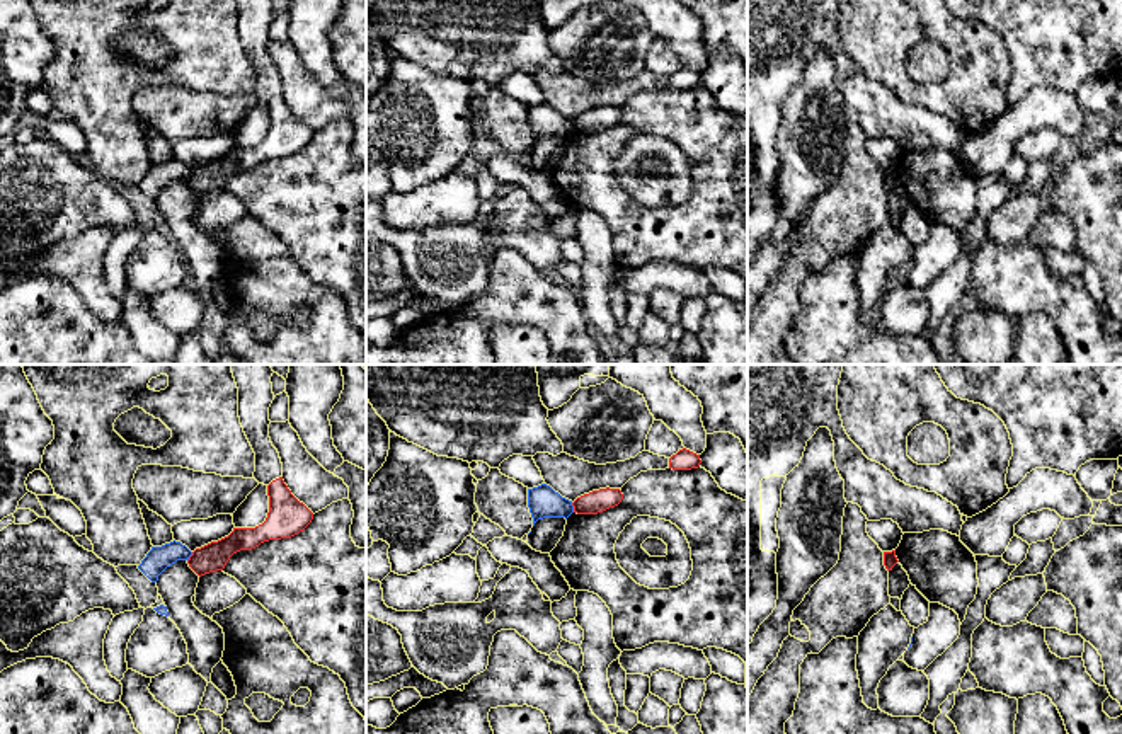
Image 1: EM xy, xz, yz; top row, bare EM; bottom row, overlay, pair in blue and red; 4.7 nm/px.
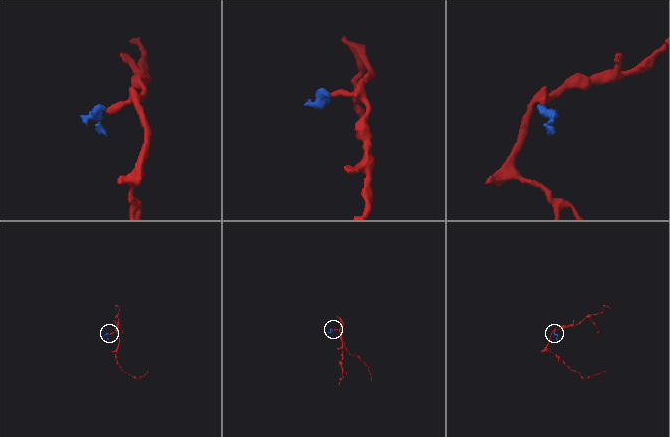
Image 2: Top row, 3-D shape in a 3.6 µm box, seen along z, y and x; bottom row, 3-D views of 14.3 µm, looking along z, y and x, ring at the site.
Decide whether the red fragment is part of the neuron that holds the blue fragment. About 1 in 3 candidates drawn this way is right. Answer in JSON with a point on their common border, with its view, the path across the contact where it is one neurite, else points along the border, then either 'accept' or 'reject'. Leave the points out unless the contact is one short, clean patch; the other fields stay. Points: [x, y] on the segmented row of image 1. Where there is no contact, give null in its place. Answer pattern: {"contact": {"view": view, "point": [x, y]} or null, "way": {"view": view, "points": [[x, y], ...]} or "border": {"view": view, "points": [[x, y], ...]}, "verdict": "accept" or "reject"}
{"contact": {"view": "xz", "point": [572, 508]}, "border": {"view": "xz", "points": [[571, 503], [574, 511]]}, "verdict": "reject"}

